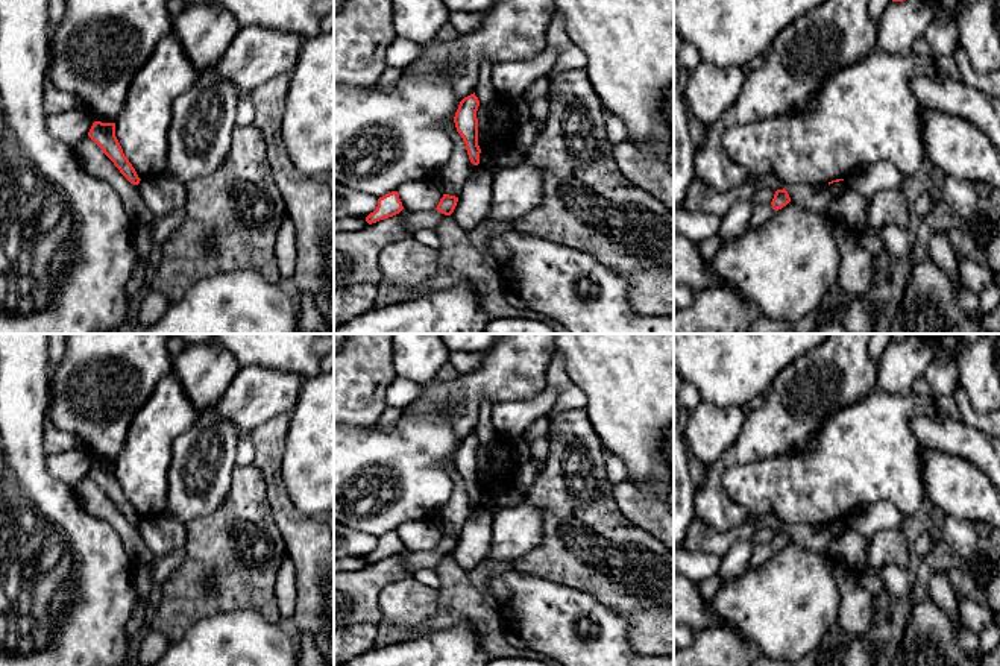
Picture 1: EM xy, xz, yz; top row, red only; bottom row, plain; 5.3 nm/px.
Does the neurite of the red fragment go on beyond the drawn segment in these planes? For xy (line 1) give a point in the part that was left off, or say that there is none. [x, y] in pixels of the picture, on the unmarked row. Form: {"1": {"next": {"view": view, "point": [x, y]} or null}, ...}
{"1": {"next": null}}

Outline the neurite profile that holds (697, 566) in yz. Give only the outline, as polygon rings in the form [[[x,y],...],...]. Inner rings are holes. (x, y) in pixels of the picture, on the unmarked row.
[[[674,548],[674,569],[693,583],[716,575],[721,557],[712,552],[690,552],[684,548]]]

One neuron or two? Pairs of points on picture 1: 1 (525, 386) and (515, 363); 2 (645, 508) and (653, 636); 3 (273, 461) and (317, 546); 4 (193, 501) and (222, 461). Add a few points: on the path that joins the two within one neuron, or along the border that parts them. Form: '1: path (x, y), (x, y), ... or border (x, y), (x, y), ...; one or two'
1: path (525, 380), (515, 369); one
2: border (618, 508), (657, 540); two
3: path (275, 483), (284, 513), (296, 525); one
4: path (193, 492), (213, 471); one

